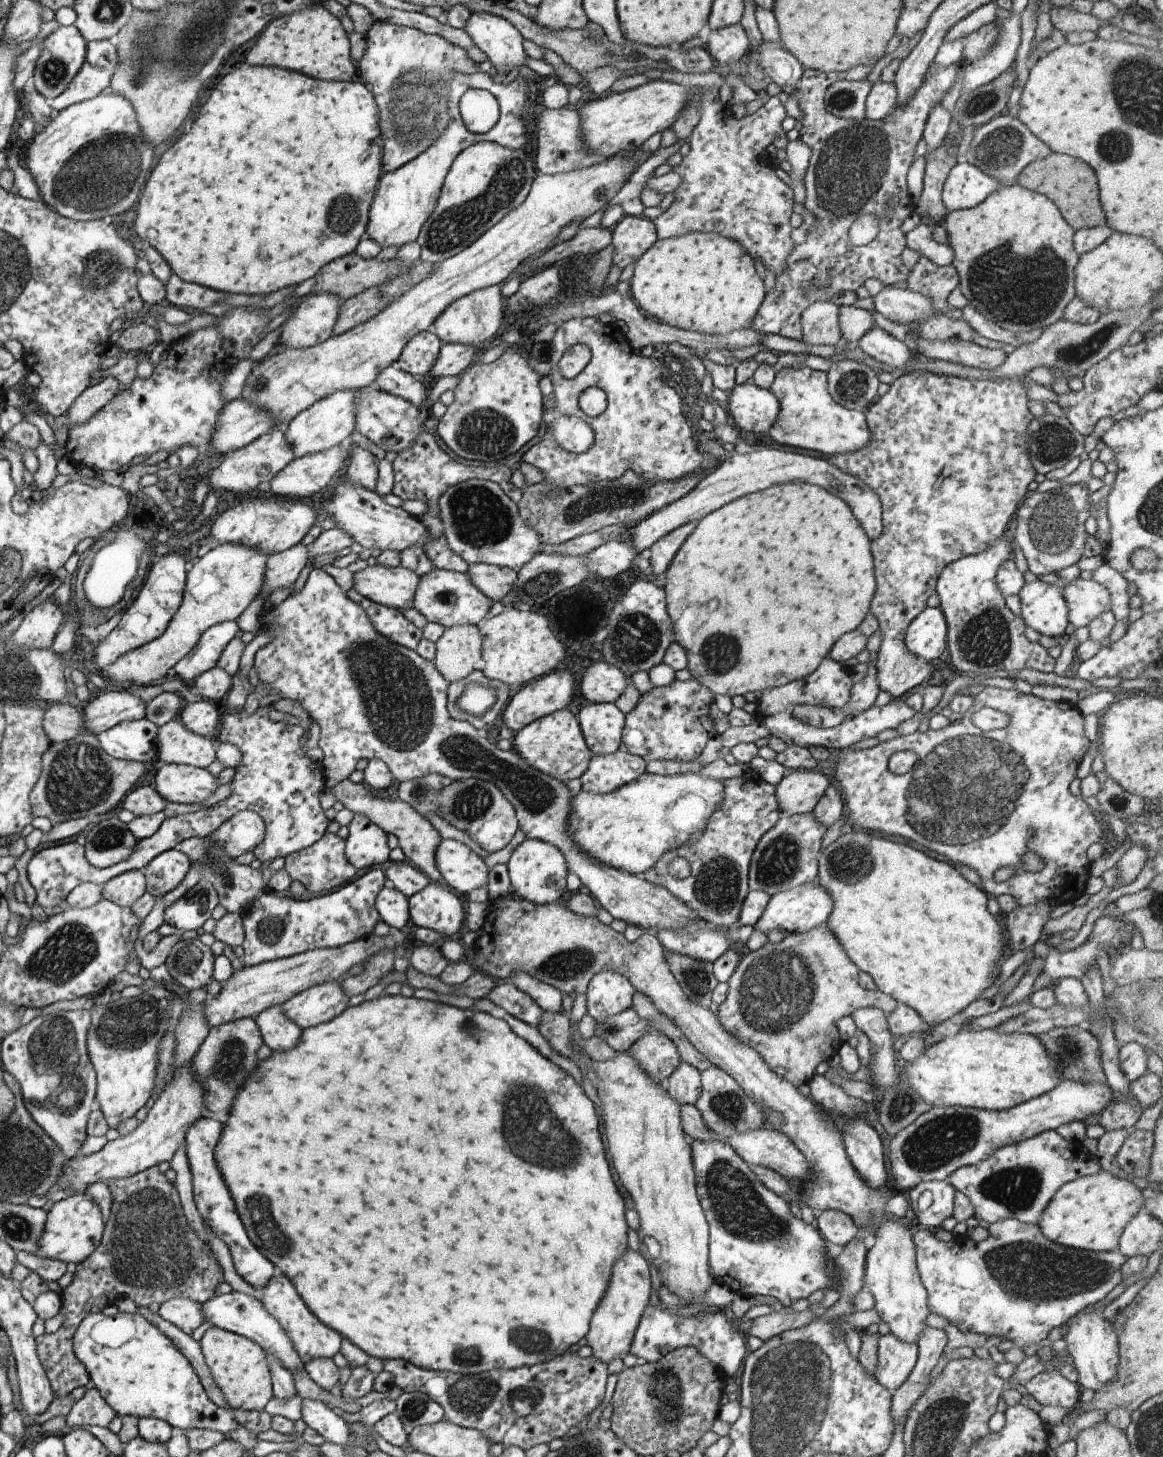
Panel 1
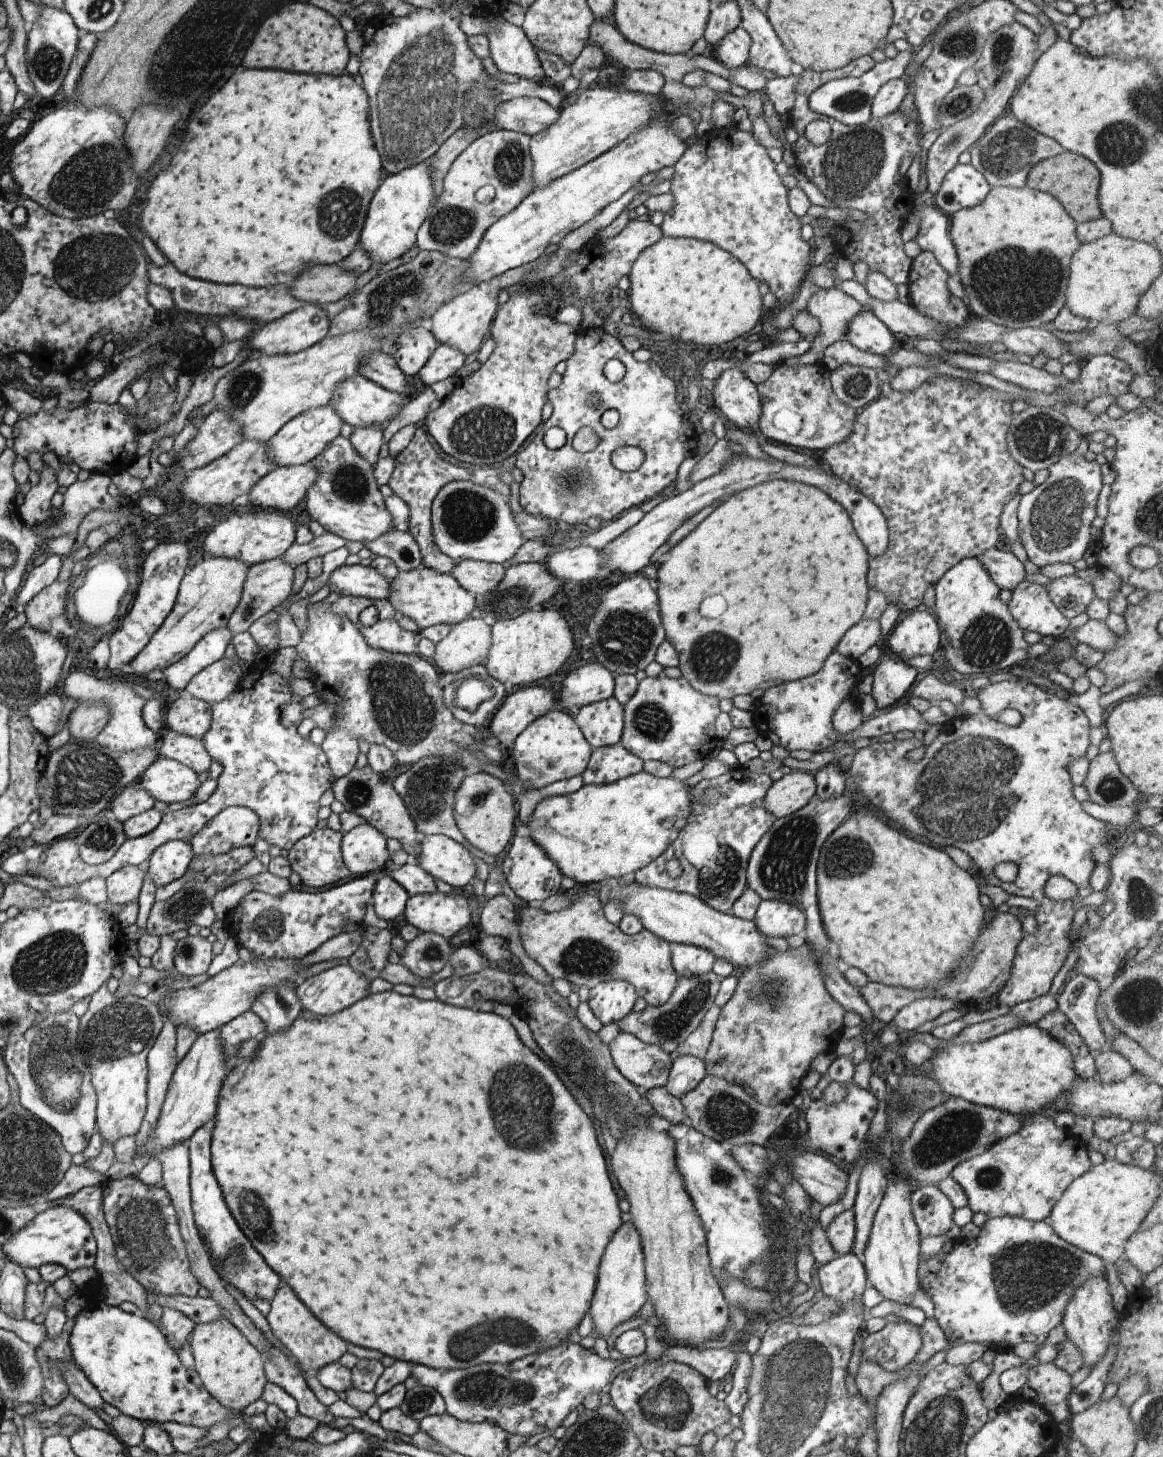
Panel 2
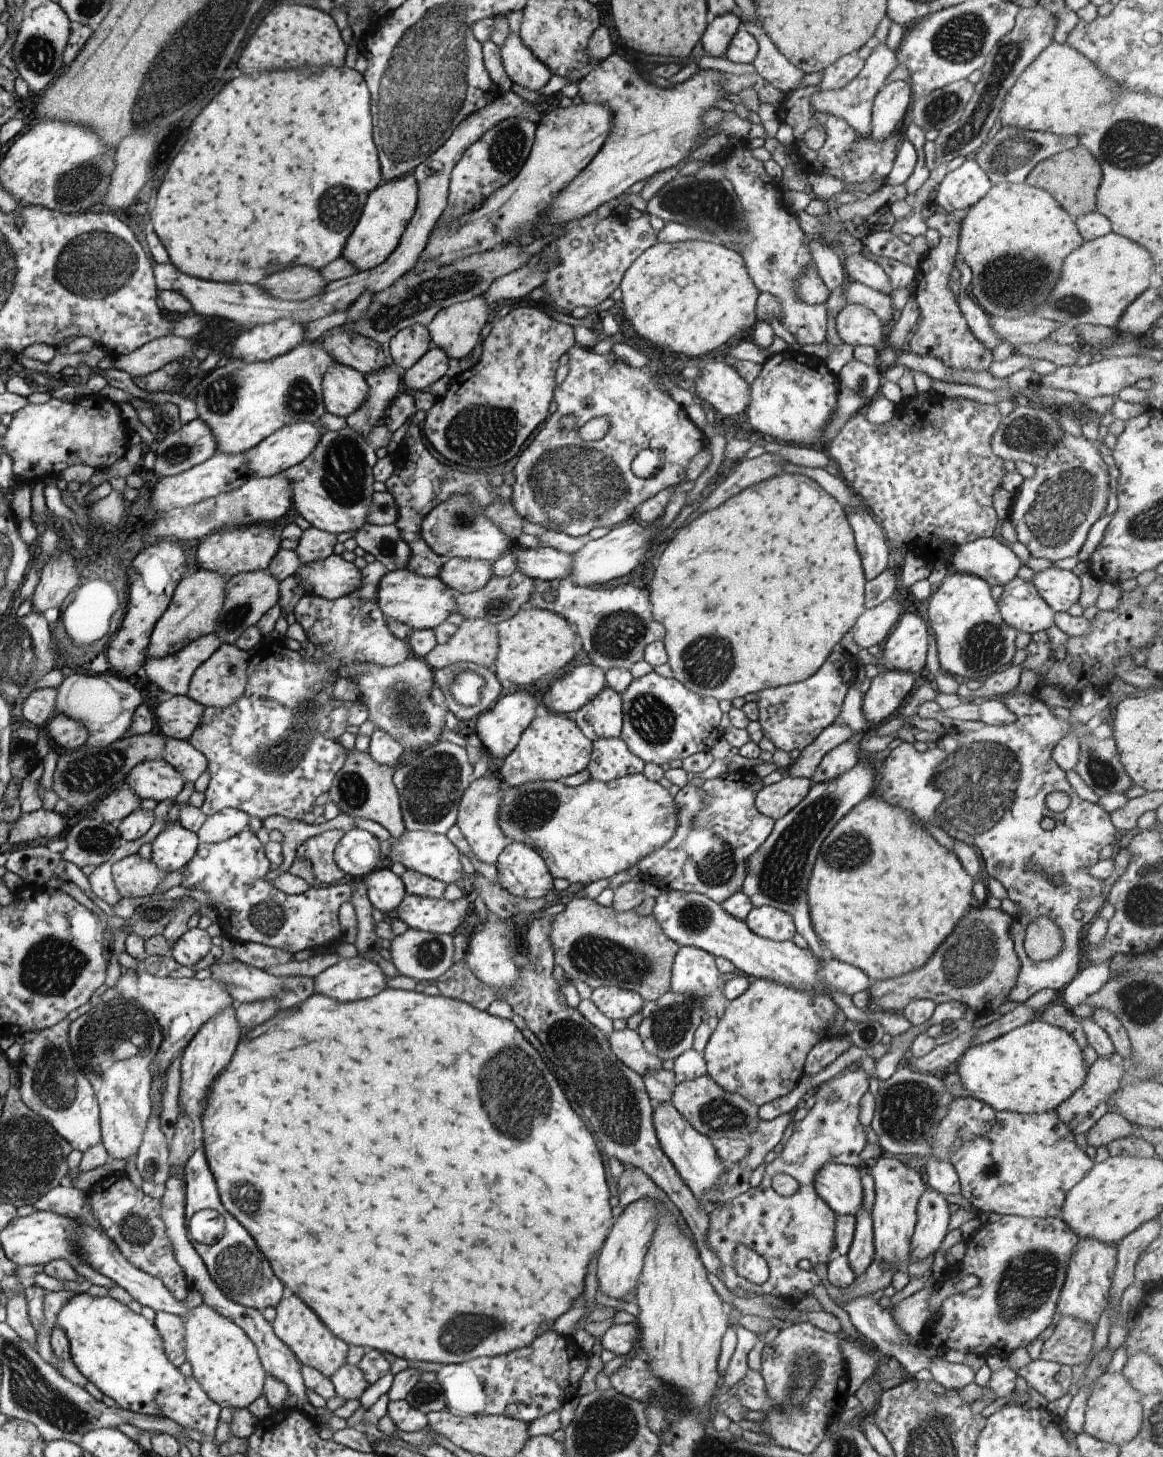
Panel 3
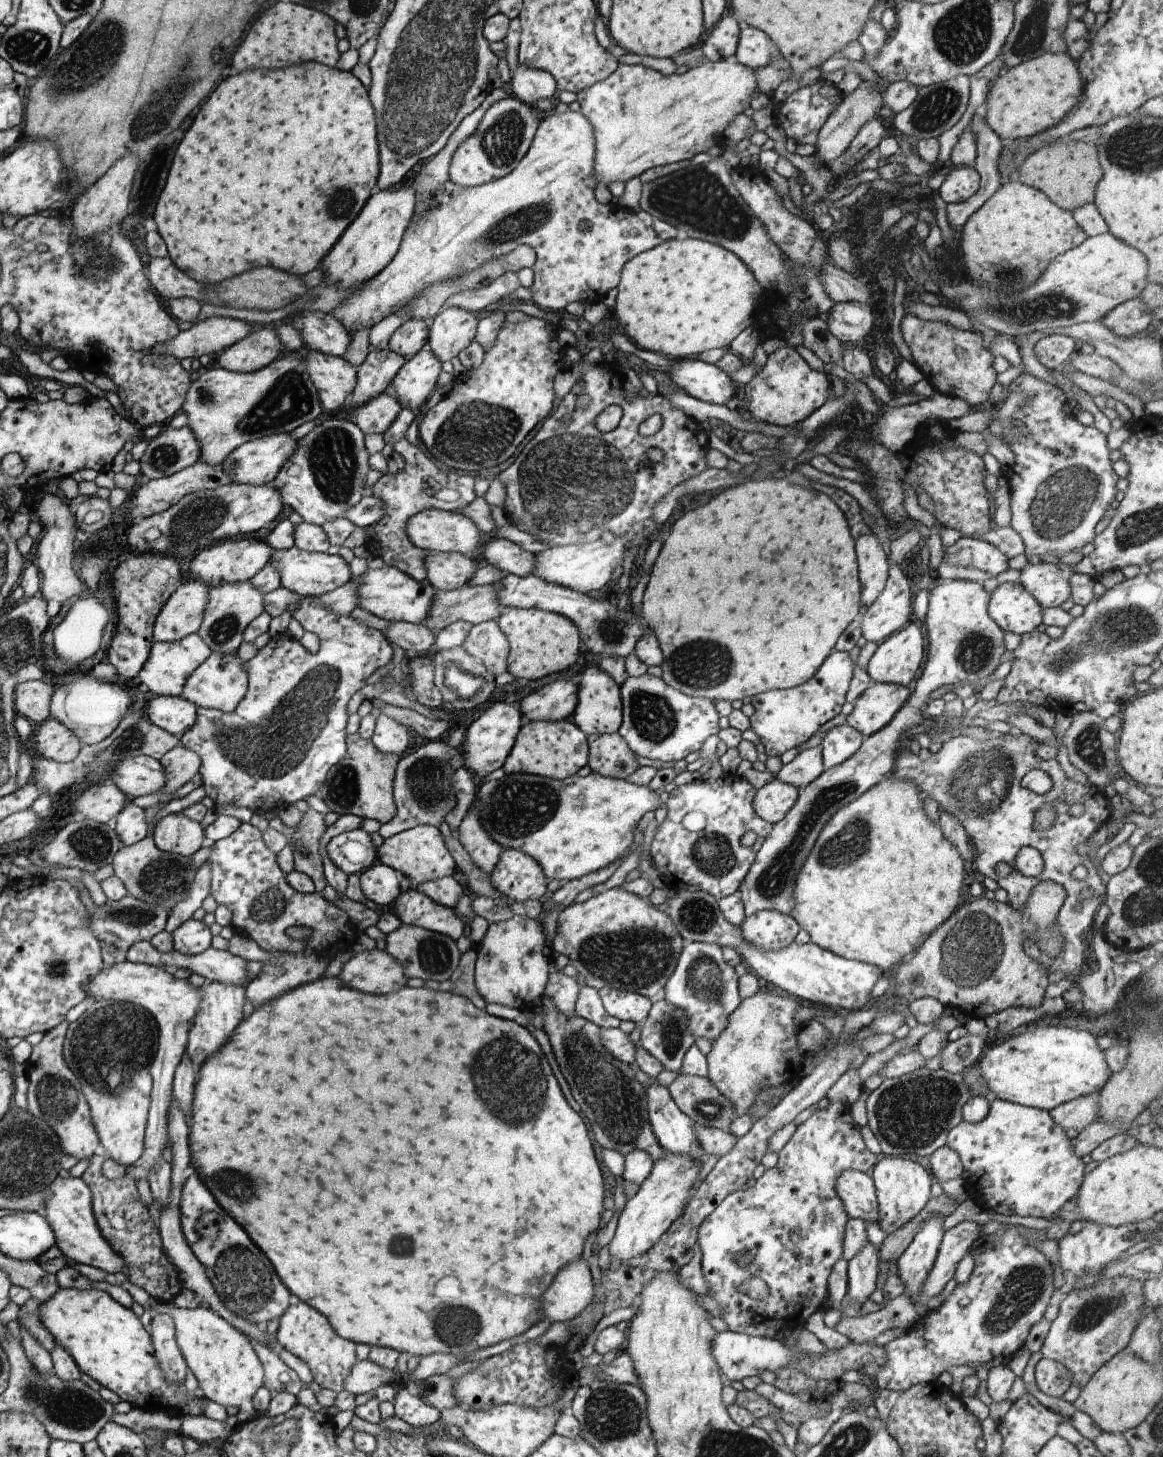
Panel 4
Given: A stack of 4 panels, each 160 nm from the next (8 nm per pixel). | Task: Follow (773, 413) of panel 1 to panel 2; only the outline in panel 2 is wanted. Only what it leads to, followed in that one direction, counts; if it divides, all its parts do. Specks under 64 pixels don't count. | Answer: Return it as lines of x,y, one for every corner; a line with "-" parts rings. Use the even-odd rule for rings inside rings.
739,365
726,369
713,381
713,409
727,424
742,429
759,422
763,404
757,386
740,370

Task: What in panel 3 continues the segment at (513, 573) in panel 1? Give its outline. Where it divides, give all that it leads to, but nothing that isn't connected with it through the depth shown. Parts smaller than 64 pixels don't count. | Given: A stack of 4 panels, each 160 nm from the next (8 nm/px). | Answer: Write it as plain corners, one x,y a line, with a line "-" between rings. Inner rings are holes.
450,558
439,574
446,586
460,593
481,590
493,577
492,563
470,558

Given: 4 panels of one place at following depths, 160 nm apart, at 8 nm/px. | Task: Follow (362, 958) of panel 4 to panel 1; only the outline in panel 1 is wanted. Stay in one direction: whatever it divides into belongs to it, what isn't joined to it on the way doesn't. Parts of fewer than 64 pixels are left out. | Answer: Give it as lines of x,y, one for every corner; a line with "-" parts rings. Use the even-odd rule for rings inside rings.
326,981
295,994
282,1008
285,1017
304,1030
338,1017
347,1008
349,999
343,991
342,981

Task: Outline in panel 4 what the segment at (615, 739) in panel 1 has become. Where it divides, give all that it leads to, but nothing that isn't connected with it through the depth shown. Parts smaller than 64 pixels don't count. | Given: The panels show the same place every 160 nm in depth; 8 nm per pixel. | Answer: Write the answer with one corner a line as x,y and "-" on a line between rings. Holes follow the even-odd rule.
595,660
590,661
578,678
577,705
573,723
583,730
585,735
618,733
623,721
621,685

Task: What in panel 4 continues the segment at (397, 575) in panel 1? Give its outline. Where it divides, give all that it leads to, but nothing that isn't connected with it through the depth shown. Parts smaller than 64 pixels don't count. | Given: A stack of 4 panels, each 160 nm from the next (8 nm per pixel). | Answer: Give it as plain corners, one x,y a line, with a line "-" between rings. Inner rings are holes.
295,544
290,548
274,552
271,563
279,572
281,586
306,598
318,598
321,594
330,593
331,590
338,589
354,577
350,572
349,564
338,554
308,552
300,550

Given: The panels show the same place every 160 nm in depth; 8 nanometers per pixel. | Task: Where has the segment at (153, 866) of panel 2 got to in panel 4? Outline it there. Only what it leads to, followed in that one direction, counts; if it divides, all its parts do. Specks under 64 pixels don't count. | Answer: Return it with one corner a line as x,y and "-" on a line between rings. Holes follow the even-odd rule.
182,811
164,815
156,822
151,835
160,850
185,857
191,857
206,841
206,830

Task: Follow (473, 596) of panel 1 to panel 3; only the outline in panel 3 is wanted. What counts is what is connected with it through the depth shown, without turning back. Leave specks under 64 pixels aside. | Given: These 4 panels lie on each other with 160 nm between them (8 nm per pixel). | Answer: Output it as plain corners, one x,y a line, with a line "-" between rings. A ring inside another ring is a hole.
400,569
388,571
380,580
376,601
387,619
406,624
412,631
434,629
456,610
456,592
449,588
439,577
419,576
416,572

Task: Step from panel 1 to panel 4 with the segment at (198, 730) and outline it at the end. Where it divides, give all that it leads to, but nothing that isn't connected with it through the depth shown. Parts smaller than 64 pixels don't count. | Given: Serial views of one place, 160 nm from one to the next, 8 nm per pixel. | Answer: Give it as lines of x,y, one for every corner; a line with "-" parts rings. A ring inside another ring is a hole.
158,695
147,704
143,715
170,734
180,737
195,725
198,707
181,696

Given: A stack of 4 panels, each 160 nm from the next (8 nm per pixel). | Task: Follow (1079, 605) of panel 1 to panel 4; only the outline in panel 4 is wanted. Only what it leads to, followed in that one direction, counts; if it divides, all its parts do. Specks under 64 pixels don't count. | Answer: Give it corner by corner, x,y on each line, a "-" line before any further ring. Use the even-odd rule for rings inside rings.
1028,563
1020,571
1018,583
1020,583
1042,607
1058,607
1071,595
1069,581
1062,577
1062,571
1054,563
1038,564

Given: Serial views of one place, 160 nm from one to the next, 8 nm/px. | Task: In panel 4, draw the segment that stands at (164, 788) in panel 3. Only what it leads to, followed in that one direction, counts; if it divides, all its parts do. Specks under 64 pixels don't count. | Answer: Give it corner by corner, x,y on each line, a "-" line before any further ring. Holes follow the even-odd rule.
148,755
125,758
112,772
113,783
131,800
157,792
166,786
163,763

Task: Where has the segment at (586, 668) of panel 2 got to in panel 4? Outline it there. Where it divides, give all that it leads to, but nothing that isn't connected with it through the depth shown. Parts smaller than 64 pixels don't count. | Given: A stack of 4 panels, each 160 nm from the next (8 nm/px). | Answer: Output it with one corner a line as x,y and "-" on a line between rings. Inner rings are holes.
578,679
556,680
524,697
518,702
522,724
570,719
577,705

